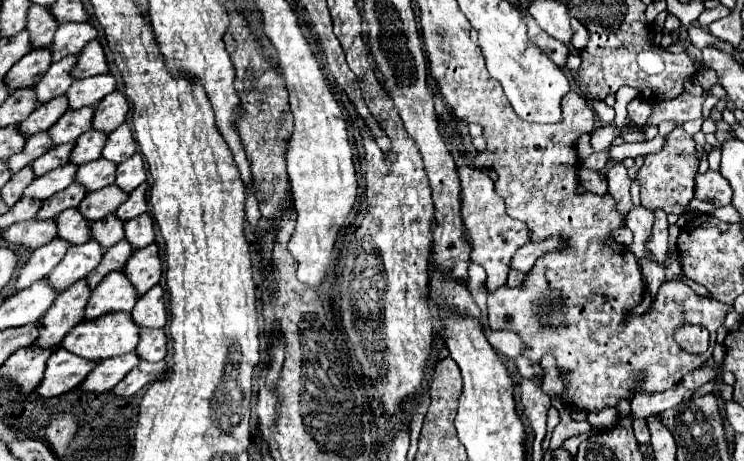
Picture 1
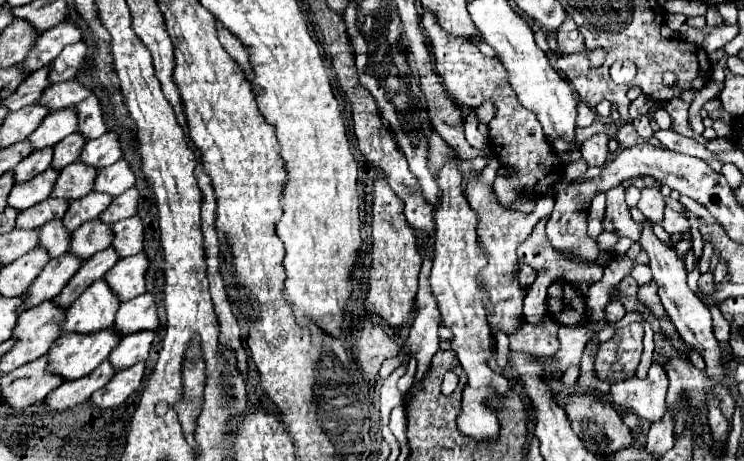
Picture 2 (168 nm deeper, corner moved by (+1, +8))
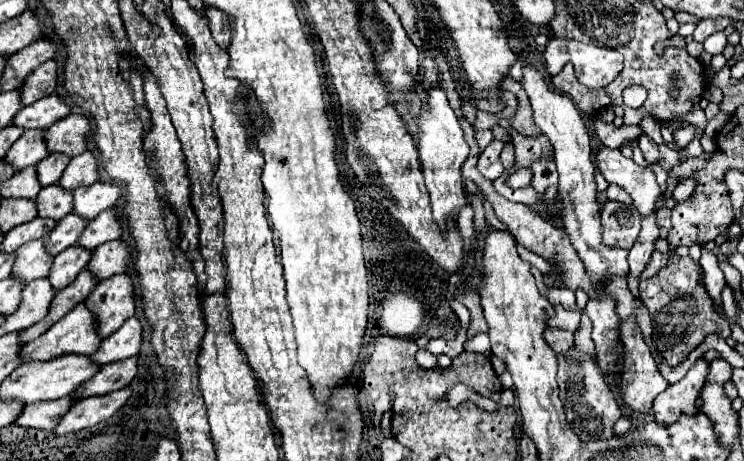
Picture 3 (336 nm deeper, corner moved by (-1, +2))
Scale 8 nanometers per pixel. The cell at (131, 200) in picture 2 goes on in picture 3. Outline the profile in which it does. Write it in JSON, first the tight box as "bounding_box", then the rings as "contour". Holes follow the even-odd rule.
{"bounding_box":[78,209,122,249],"contour":[[[108,209],[108,211],[102,211],[96,219],[92,219],[92,223],[86,225],[84,233],[78,239],[78,245],[86,249],[96,249],[98,245],[118,239],[120,235],[122,235],[122,225],[118,219],[118,211]]]}

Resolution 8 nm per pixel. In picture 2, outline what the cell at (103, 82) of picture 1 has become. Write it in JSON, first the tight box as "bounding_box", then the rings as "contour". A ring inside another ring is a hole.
{"bounding_box":[38,81,92,111],"contour":[[[64,81],[64,83],[54,83],[48,85],[38,99],[38,105],[44,105],[48,111],[60,111],[66,107],[74,107],[82,99],[92,95],[84,85],[78,81]]]}

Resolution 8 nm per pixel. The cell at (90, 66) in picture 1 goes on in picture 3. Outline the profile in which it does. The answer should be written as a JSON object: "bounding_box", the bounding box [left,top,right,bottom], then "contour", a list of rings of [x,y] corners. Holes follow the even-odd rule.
{"bounding_box":[22,59,58,105],"contour":[[[54,59],[42,63],[22,85],[22,105],[30,105],[36,99],[52,95],[58,85],[58,63]]]}

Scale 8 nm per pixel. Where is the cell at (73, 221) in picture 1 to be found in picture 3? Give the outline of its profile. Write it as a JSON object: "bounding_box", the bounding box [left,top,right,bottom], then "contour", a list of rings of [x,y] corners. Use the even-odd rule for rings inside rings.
{"bounding_box":[12,241,52,283],"contour":[[[32,241],[32,243],[24,243],[24,247],[20,247],[16,251],[16,263],[12,269],[12,275],[16,279],[20,279],[22,283],[28,283],[32,279],[38,277],[46,277],[48,275],[48,267],[52,265],[52,255],[48,255],[44,251],[44,241]]]}

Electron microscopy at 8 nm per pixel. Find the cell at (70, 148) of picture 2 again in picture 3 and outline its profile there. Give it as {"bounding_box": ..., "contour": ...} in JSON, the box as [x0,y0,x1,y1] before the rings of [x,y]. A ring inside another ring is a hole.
{"bounding_box":[38,155,70,187],"contour":[[[48,155],[44,161],[38,163],[38,181],[42,187],[58,183],[60,175],[64,173],[64,167],[68,167],[66,163],[70,161],[68,155]]]}

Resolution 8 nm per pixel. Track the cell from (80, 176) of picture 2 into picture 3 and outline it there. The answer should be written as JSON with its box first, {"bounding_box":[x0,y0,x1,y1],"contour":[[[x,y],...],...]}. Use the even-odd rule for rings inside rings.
{"bounding_box":[36,183,72,221],"contour":[[[58,183],[42,187],[40,195],[36,197],[38,215],[52,217],[60,221],[64,215],[72,213],[72,191],[64,191]]]}

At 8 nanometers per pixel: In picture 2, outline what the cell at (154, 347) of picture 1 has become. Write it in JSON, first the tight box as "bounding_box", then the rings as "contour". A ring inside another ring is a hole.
{"bounding_box":[108,331,154,371],"contour":[[[142,331],[142,333],[134,333],[130,337],[124,337],[120,341],[120,345],[108,357],[112,369],[122,371],[122,369],[132,367],[132,365],[136,365],[140,361],[146,361],[152,341],[154,341],[152,331]]]}

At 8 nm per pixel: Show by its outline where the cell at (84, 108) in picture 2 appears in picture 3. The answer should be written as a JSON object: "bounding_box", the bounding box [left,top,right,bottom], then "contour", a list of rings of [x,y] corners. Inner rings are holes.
{"bounding_box":[46,113,90,157],"contour":[[[72,113],[72,115],[56,121],[52,127],[48,127],[46,145],[50,151],[68,153],[70,157],[76,157],[86,151],[88,131],[90,131],[88,117]]]}

